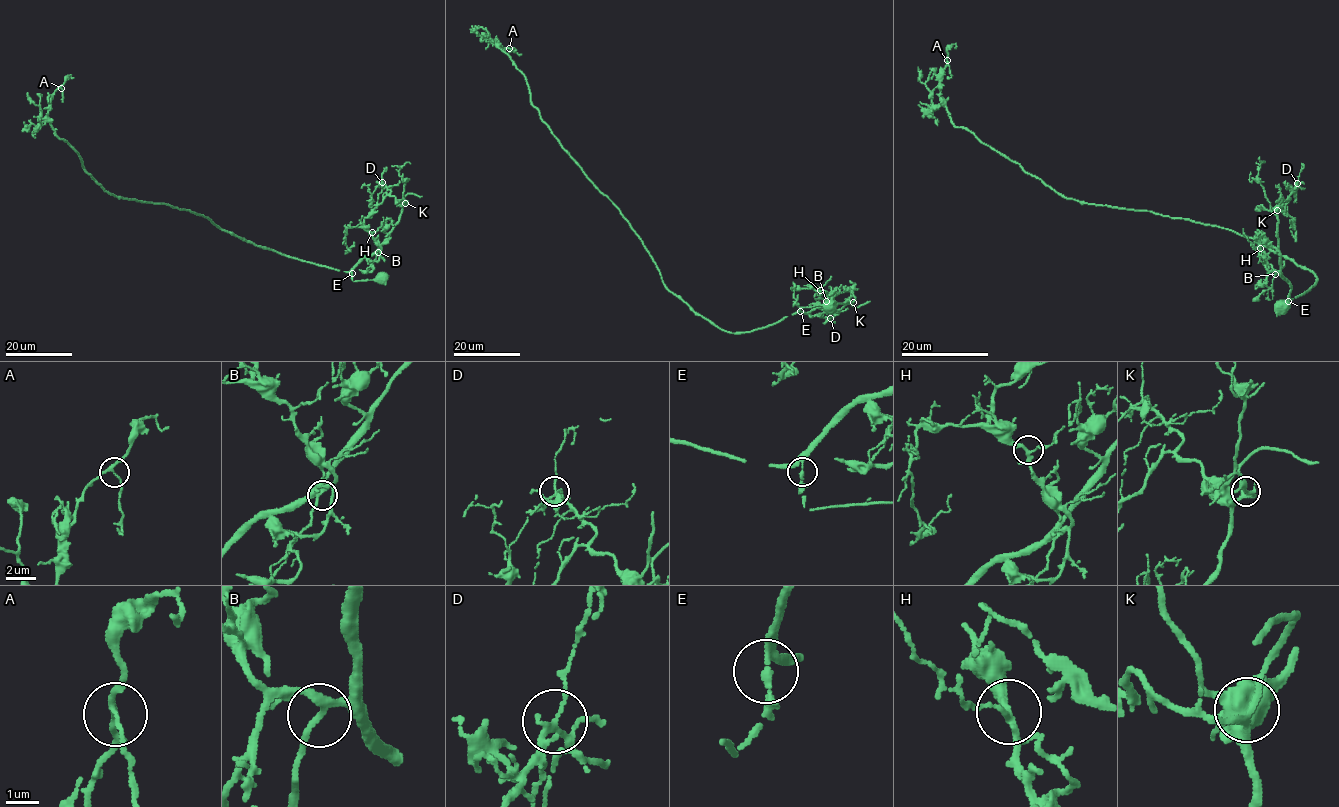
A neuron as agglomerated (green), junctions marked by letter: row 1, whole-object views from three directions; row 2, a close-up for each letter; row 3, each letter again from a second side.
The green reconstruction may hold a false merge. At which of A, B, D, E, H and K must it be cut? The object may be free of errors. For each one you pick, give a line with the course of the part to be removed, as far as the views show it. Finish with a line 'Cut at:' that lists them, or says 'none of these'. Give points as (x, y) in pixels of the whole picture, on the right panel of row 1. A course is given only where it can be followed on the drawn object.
Cut at: none of these

